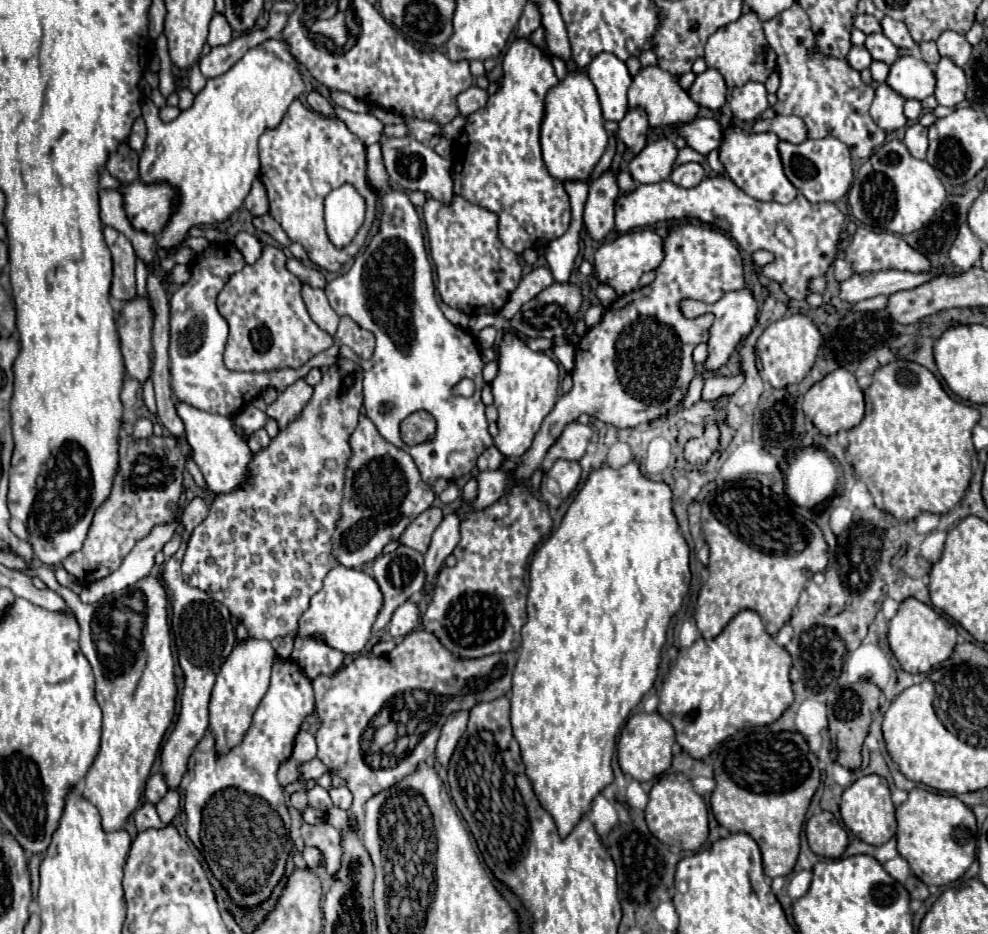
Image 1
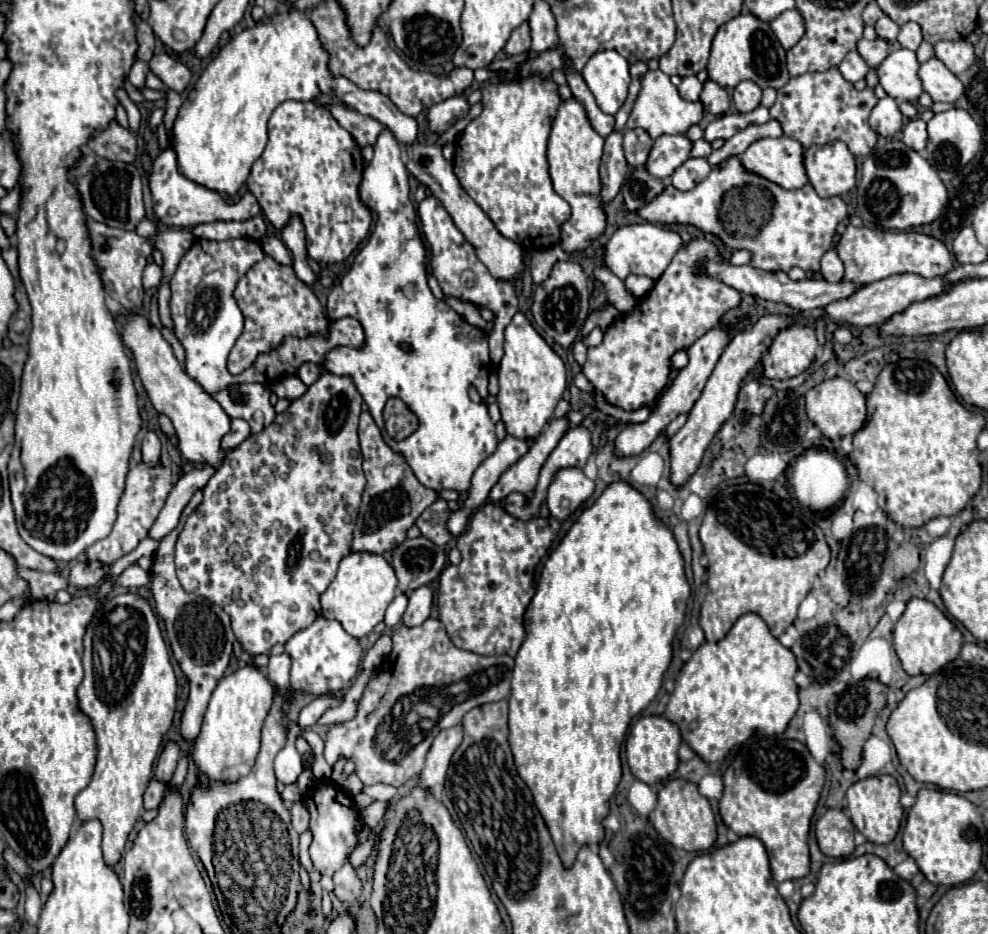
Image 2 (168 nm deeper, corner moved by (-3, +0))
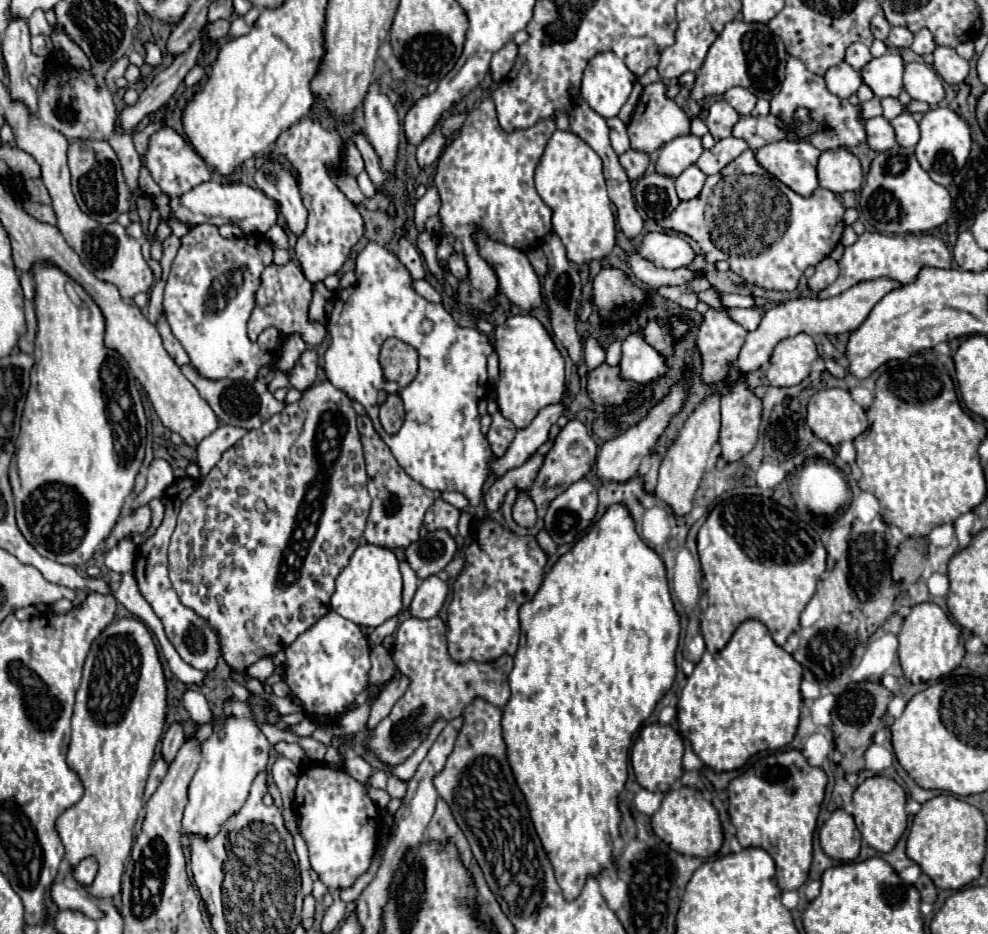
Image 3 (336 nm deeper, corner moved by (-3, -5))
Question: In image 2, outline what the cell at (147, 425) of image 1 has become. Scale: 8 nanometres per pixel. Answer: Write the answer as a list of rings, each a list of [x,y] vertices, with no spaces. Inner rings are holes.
[[[151,430],[143,438],[143,462],[147,466],[157,466],[159,456],[161,456],[161,442],[159,442],[157,434]]]

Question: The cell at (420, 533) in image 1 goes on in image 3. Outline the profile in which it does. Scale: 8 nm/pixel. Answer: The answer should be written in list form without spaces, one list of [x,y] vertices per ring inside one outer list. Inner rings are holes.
[[[437,499],[425,513],[423,519],[423,527],[427,531],[437,531],[437,529],[445,529],[449,531],[451,537],[457,535],[457,521],[459,521],[459,509],[451,507],[449,503],[445,503],[443,499]]]

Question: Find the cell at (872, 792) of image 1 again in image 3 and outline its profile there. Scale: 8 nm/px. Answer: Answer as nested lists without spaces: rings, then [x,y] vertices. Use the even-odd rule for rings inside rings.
[[[871,777],[865,779],[853,793],[853,819],[863,839],[881,853],[887,853],[895,847],[899,837],[907,827],[907,811],[905,811],[905,791],[889,777]]]

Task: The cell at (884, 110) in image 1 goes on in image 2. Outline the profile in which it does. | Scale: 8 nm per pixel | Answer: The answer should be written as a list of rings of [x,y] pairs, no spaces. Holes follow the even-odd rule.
[[[885,96],[883,100],[877,102],[877,106],[871,110],[869,126],[879,136],[885,136],[885,138],[891,138],[891,136],[901,132],[901,128],[903,128],[903,114],[899,112],[899,106],[897,106],[895,98]]]

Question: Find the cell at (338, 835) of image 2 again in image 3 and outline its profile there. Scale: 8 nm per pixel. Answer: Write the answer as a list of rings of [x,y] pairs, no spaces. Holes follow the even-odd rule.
[[[313,763],[299,775],[293,805],[301,835],[309,847],[313,871],[331,891],[351,887],[371,865],[381,819],[377,805],[365,795],[363,785],[345,771],[333,771],[323,763]]]

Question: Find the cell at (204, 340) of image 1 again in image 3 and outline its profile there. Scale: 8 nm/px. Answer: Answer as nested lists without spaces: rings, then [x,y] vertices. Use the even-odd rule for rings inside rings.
[[[199,225],[191,227],[191,231],[181,239],[179,253],[171,265],[171,273],[165,287],[163,309],[167,321],[171,325],[173,335],[181,341],[183,349],[191,359],[191,367],[209,381],[219,379],[245,379],[255,381],[259,369],[271,365],[281,351],[279,331],[269,327],[259,335],[255,343],[247,337],[247,319],[253,311],[253,295],[259,287],[261,271],[273,263],[273,249],[263,237],[239,237],[239,239],[225,239],[219,235],[217,227],[213,225]]]

